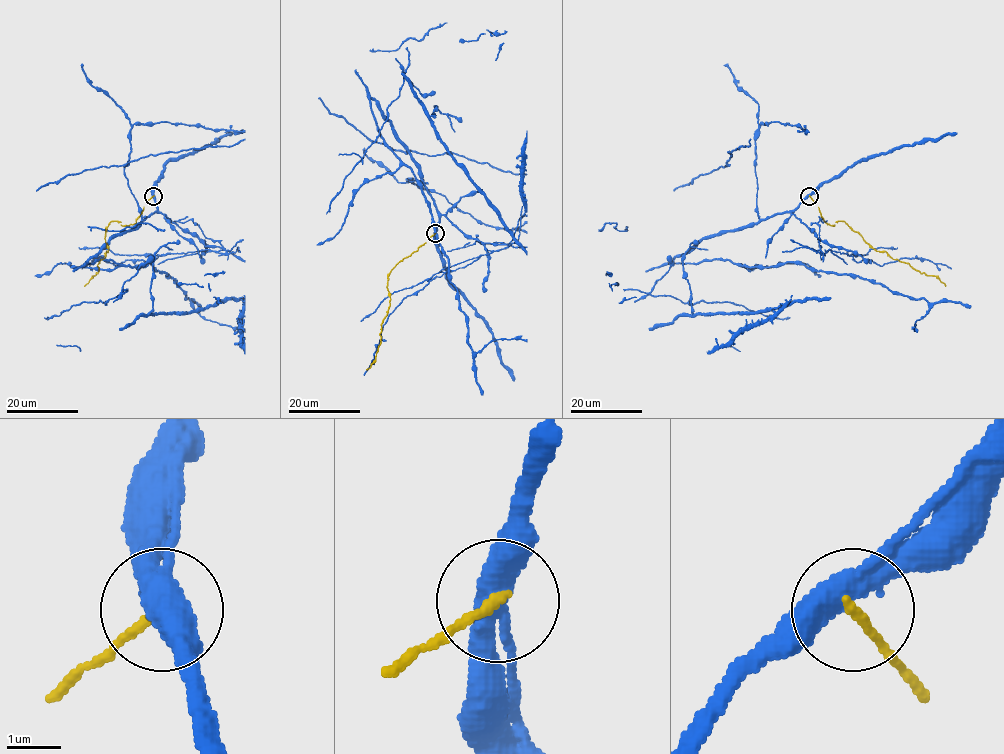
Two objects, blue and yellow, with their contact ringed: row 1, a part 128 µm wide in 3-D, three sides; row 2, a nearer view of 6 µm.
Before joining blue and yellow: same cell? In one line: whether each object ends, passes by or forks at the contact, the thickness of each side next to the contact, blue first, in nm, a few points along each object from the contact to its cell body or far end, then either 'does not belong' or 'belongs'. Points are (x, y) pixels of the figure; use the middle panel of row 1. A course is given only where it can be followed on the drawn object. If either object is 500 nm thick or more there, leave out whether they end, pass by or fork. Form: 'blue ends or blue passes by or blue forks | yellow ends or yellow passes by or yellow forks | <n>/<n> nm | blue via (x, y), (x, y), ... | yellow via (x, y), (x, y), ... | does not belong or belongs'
blue passes by | yellow ends | 480/170 nm | blue via (435, 233), (435, 200), (419, 166), (370, 97), (377, 131), (411, 169), (431, 215), (469, 347), (526, 341) | yellow via (435, 233), (390, 271), (387, 288), (390, 300), (381, 324), (380, 344), (376, 360), (366, 369) | does not belong

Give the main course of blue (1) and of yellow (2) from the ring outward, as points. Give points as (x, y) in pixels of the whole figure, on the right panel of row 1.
1: (809, 196), (792, 210), (699, 240), (673, 262), (801, 263), (873, 279), (928, 304), (917, 332)
2: (809, 196), (827, 223), (844, 221), (876, 250), (936, 276), (945, 286)

